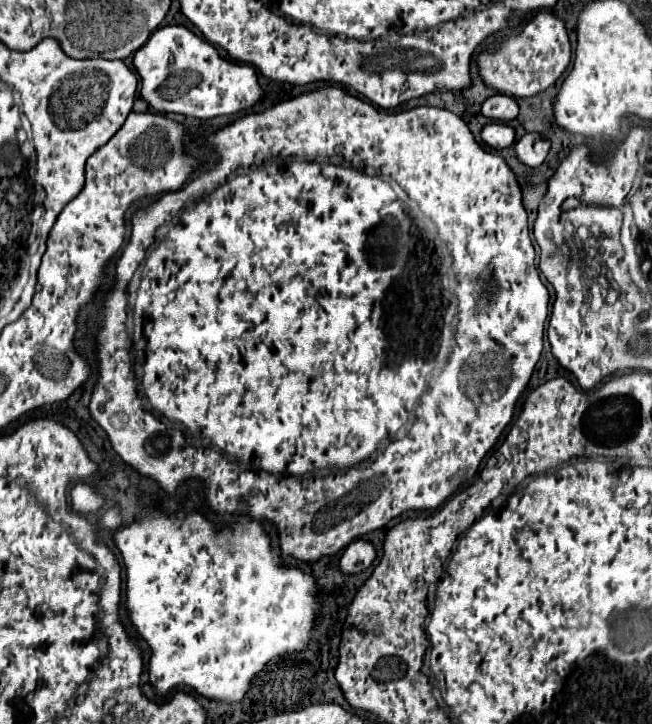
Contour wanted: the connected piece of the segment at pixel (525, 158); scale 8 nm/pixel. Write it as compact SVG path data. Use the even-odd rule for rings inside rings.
M531 132L531 134L525 134L517 144L515 144L515 152L519 156L519 160L525 164L525 166L531 166L531 168L537 168L543 164L543 160L547 158L549 154L549 140L545 140L541 134L537 132Z

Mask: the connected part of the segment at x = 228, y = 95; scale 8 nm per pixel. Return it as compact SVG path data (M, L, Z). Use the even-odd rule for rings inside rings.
M185 26L159 28L145 46L135 52L133 64L141 76L141 96L157 110L193 118L215 118L253 108L263 100L253 66L223 58L213 44L195 36Z

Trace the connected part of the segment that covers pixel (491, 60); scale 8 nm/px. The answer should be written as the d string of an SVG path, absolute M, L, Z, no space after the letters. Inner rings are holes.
M537 12L533 20L519 32L505 38L497 48L485 50L479 56L479 72L483 82L497 92L513 98L535 96L557 82L571 64L571 42L563 20L549 12Z

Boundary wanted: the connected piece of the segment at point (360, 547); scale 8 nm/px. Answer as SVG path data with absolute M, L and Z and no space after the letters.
M355 540L347 546L339 566L345 574L357 574L367 570L375 558L377 558L377 550L369 540Z

